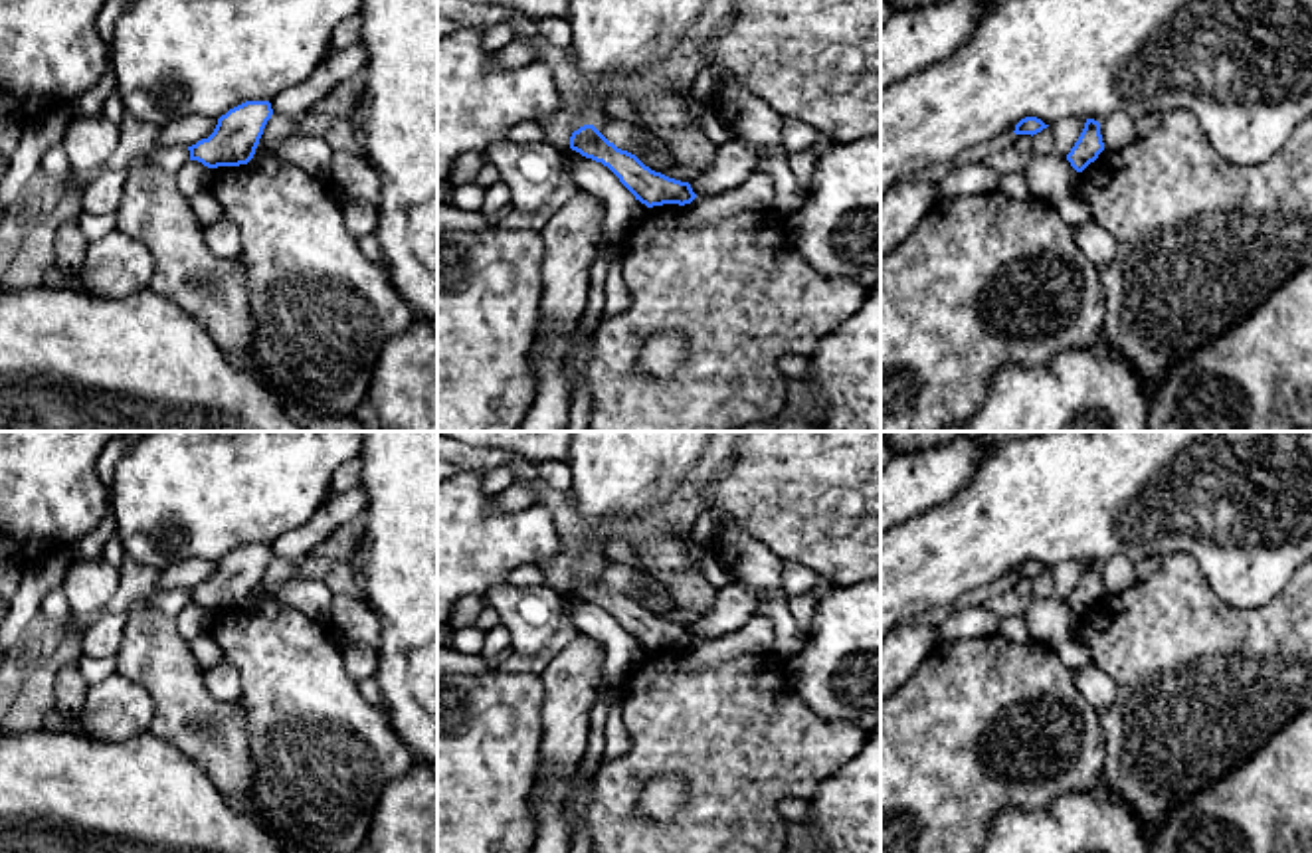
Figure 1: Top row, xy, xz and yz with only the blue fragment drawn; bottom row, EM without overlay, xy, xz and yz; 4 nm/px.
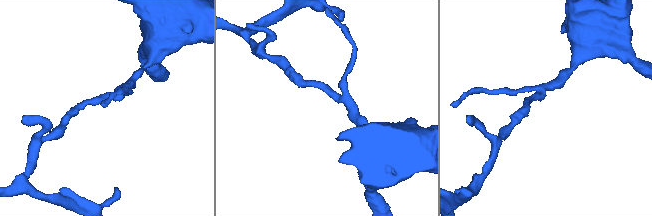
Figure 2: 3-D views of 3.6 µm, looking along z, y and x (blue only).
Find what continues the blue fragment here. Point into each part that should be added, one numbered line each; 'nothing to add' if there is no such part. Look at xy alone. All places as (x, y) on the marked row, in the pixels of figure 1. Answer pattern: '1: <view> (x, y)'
nothing to add

